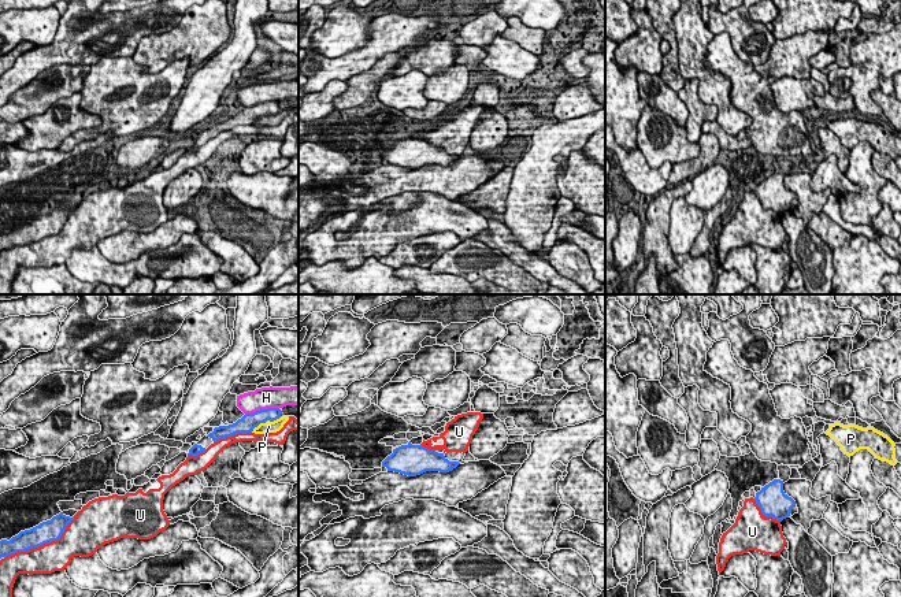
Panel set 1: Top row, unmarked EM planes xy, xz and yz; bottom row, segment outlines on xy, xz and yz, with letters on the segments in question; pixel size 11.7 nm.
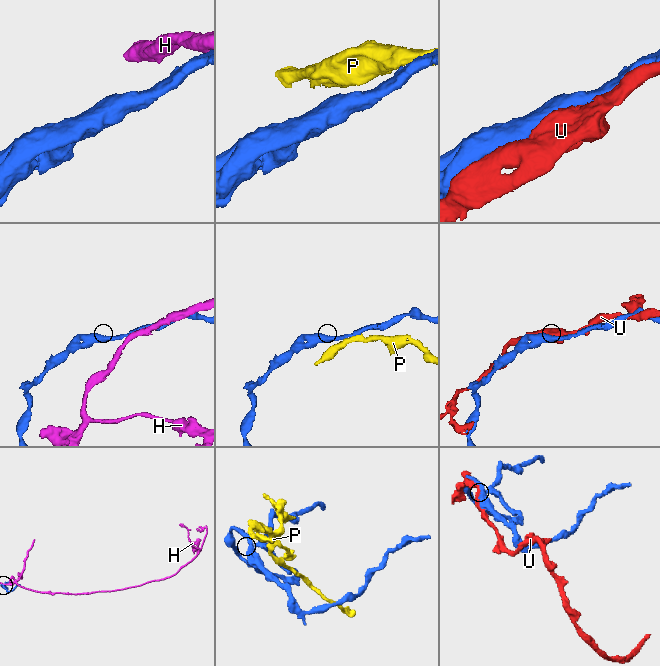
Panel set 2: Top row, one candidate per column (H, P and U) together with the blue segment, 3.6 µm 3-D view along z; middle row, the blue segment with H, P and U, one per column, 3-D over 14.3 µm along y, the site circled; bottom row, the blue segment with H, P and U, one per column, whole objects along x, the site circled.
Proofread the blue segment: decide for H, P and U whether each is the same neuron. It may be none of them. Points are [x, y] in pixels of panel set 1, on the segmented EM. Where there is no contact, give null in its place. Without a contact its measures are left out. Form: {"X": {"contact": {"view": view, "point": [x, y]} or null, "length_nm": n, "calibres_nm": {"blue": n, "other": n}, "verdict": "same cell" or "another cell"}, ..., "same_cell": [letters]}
{"H": {"contact": {"view": "xy", "point": [262, 410]}, "length_nm": 400, "calibres_nm": {"blue": 200, "other": 260}, "verdict": "another cell"}, "P": {"contact": {"view": "xy", "point": [264, 422]}, "length_nm": 380, "calibres_nm": {"blue": 200, "other": 130}, "verdict": "another cell"}, "U": {"contact": {"view": "xy", "point": [43, 544]}, "length_nm": 1000, "calibres_nm": {"blue": 260, "other": 360}, "verdict": "another cell"}, "same_cell": []}

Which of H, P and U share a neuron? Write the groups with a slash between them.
H / P / U

